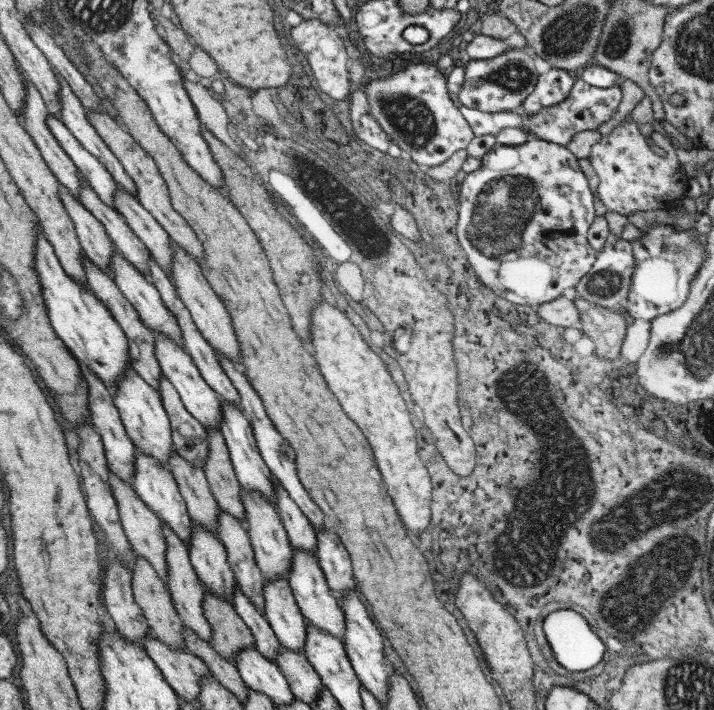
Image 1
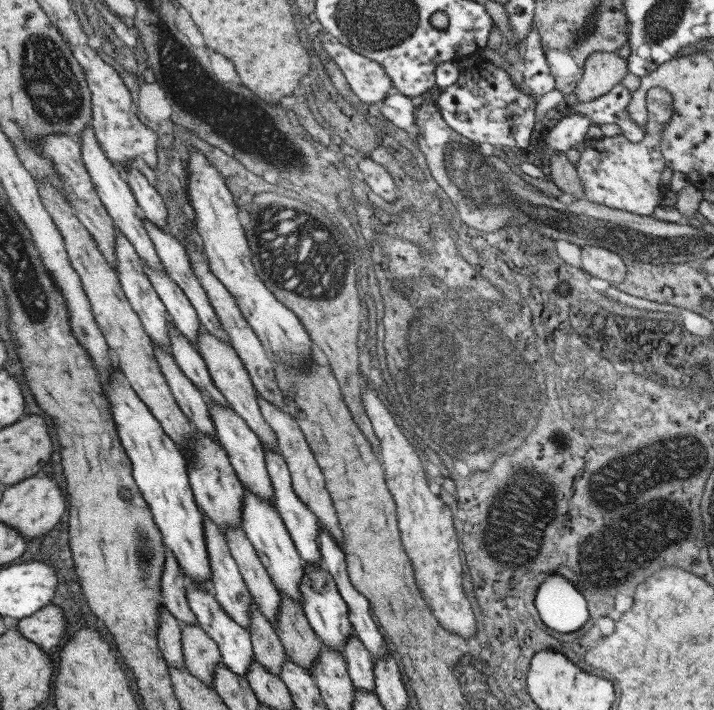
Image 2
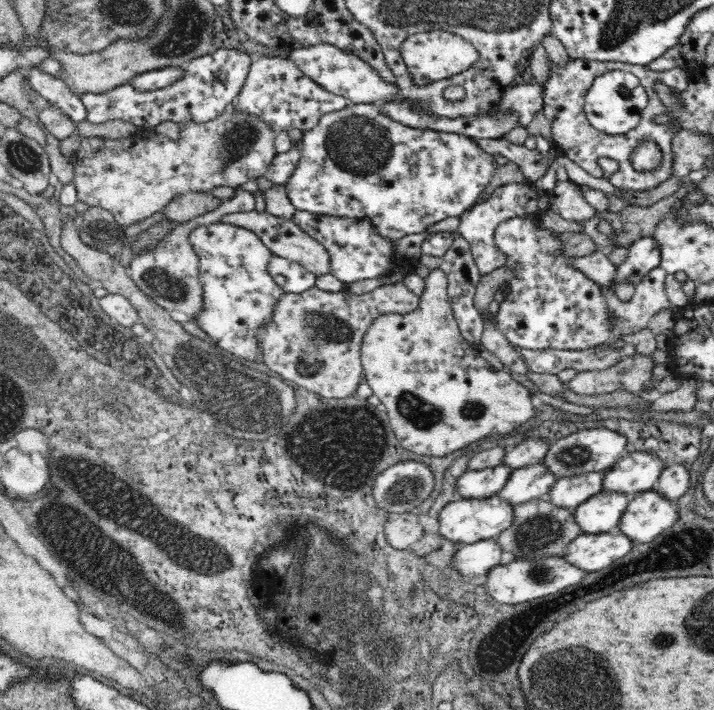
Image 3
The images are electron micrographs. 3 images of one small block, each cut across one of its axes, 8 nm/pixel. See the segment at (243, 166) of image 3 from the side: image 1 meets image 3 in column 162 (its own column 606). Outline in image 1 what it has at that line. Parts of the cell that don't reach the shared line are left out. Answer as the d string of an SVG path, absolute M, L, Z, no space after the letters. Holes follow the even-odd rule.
M623 119L609 134L601 135L600 139L593 143L588 154L588 161L599 179L596 188L599 200L605 210L613 211L623 216L627 216L637 210L663 209L665 202L671 202L671 200L677 200L677 198L683 200L688 188L689 177L681 170L675 151L669 141L656 131L644 136L639 131L639 125Z

